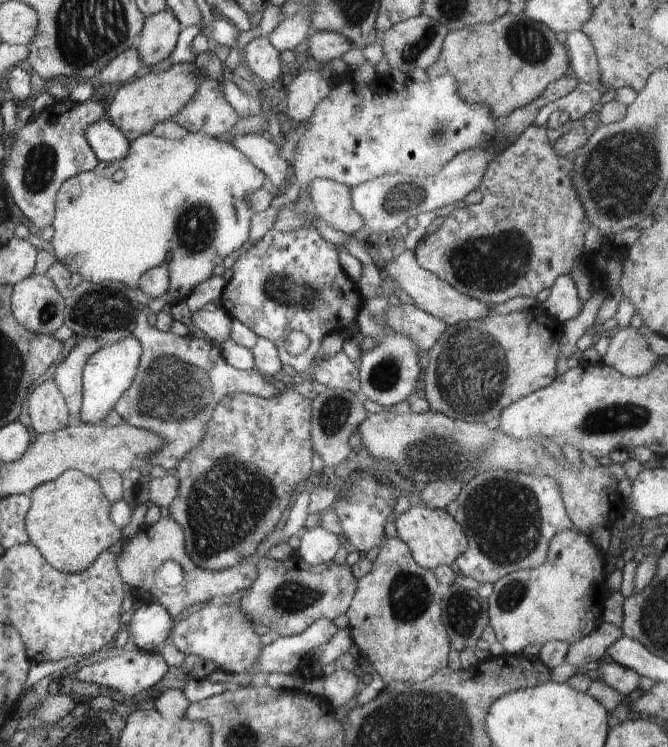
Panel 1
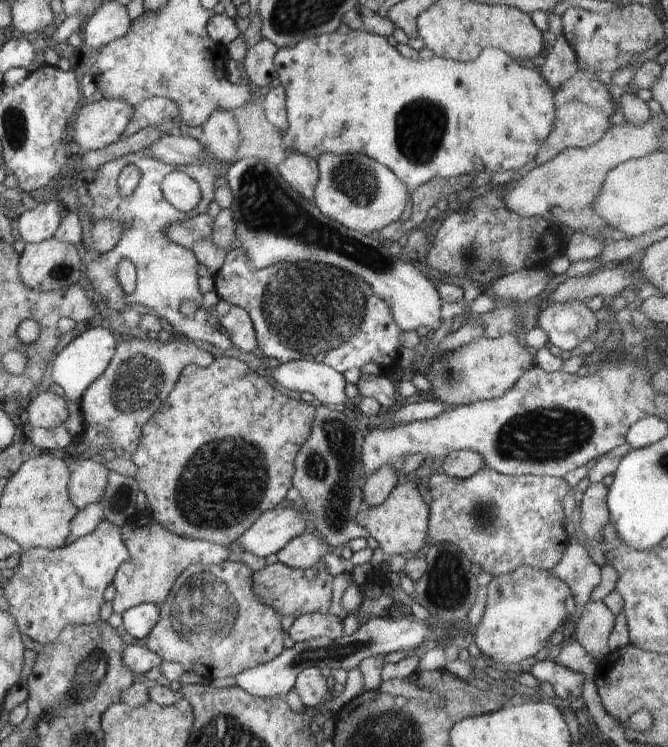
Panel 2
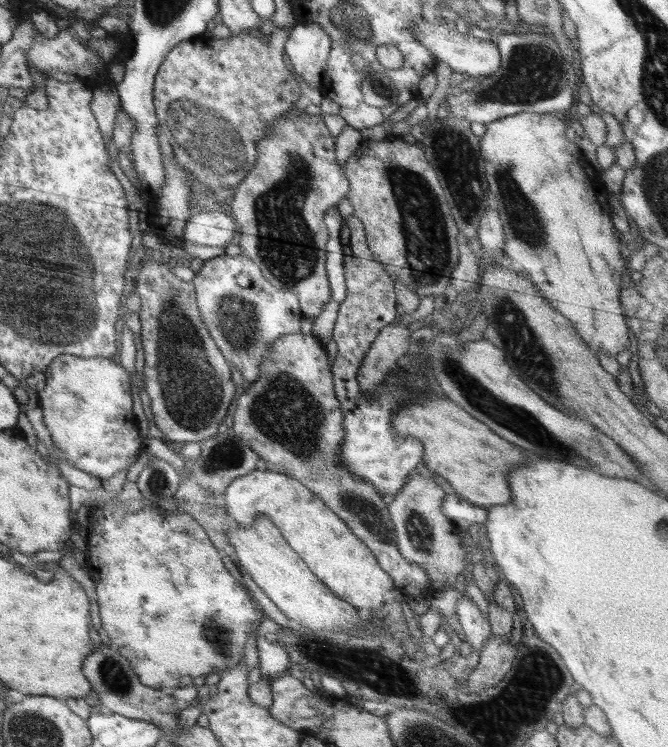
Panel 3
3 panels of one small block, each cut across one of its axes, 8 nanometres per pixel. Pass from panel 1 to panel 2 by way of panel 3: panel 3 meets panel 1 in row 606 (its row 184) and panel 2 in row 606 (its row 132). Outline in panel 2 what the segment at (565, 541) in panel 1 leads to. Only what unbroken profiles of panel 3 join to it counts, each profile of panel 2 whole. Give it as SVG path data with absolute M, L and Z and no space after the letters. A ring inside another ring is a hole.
M518 567L492 577L487 590L484 615L473 637L480 652L504 666L530 658L549 646L549 636L568 620L565 600L571 590L552 571Z

